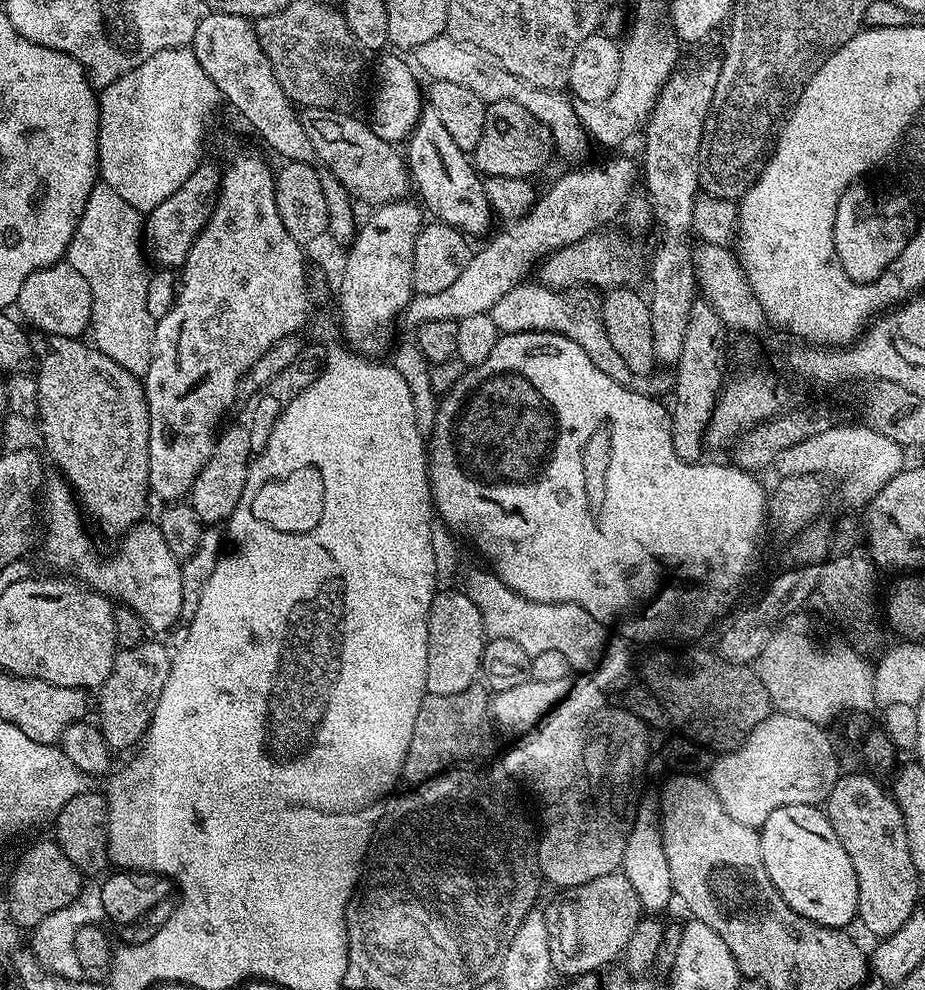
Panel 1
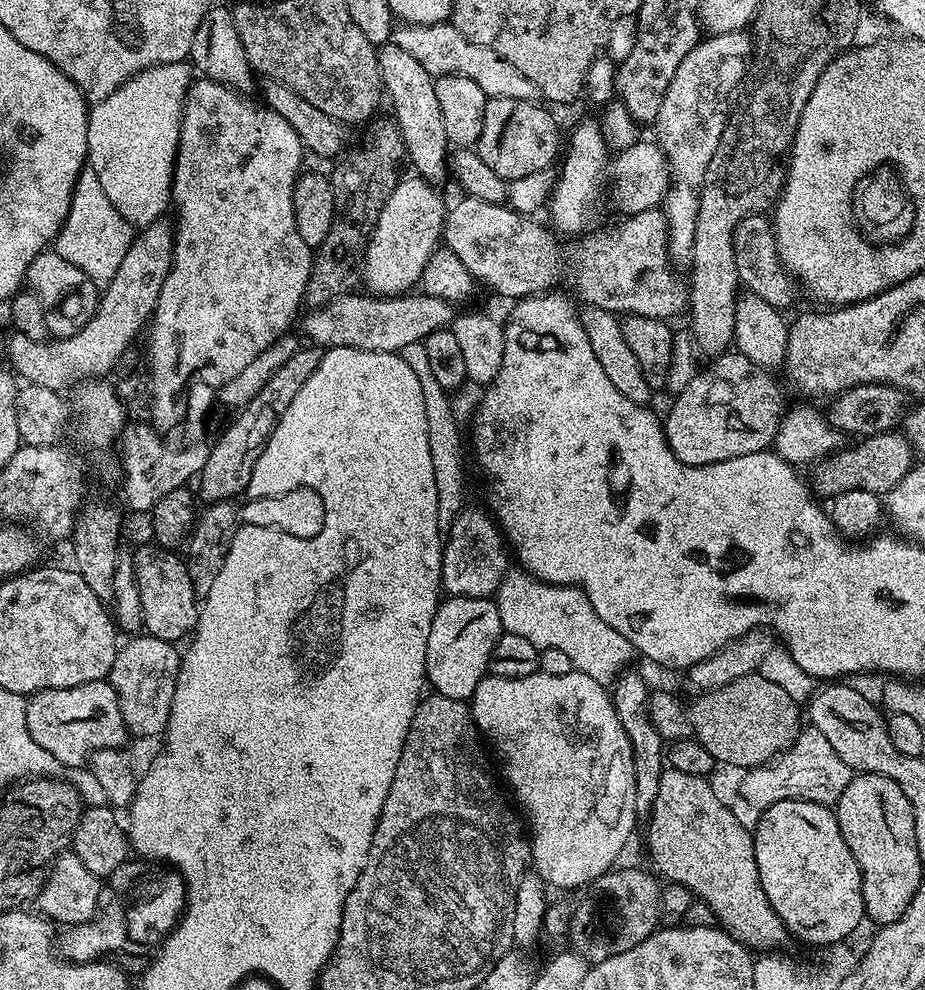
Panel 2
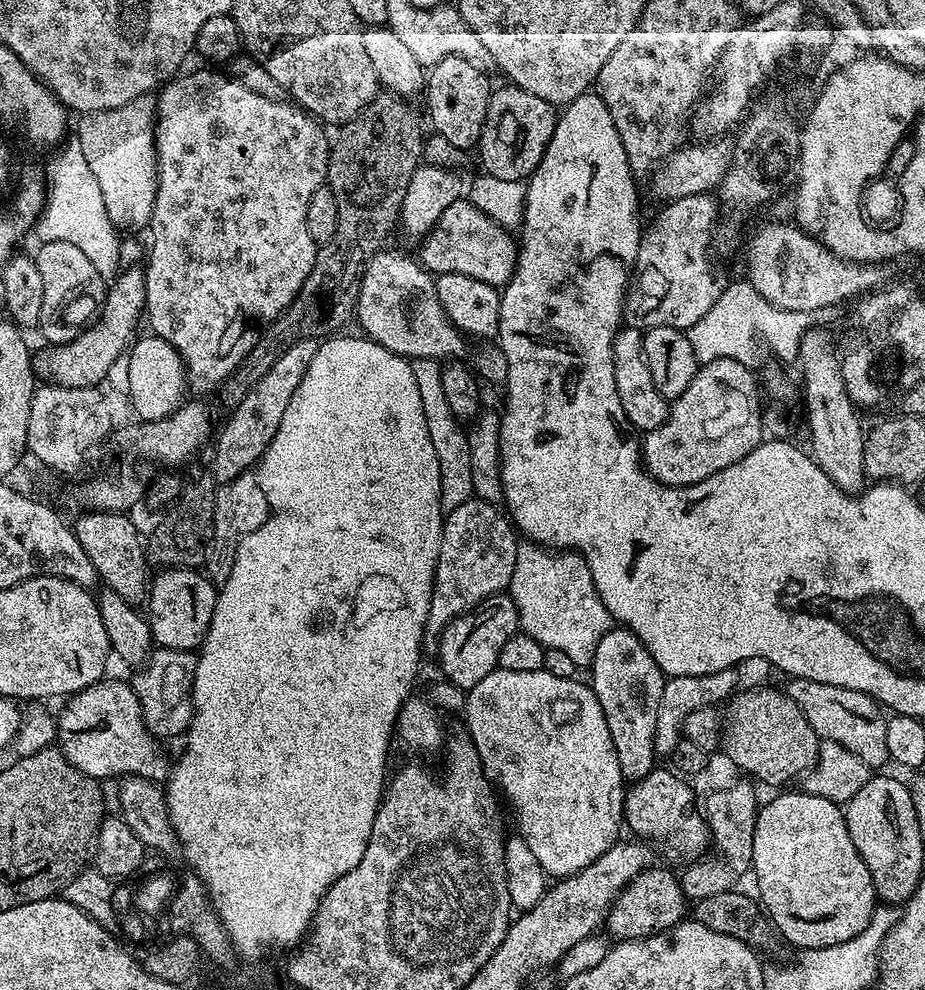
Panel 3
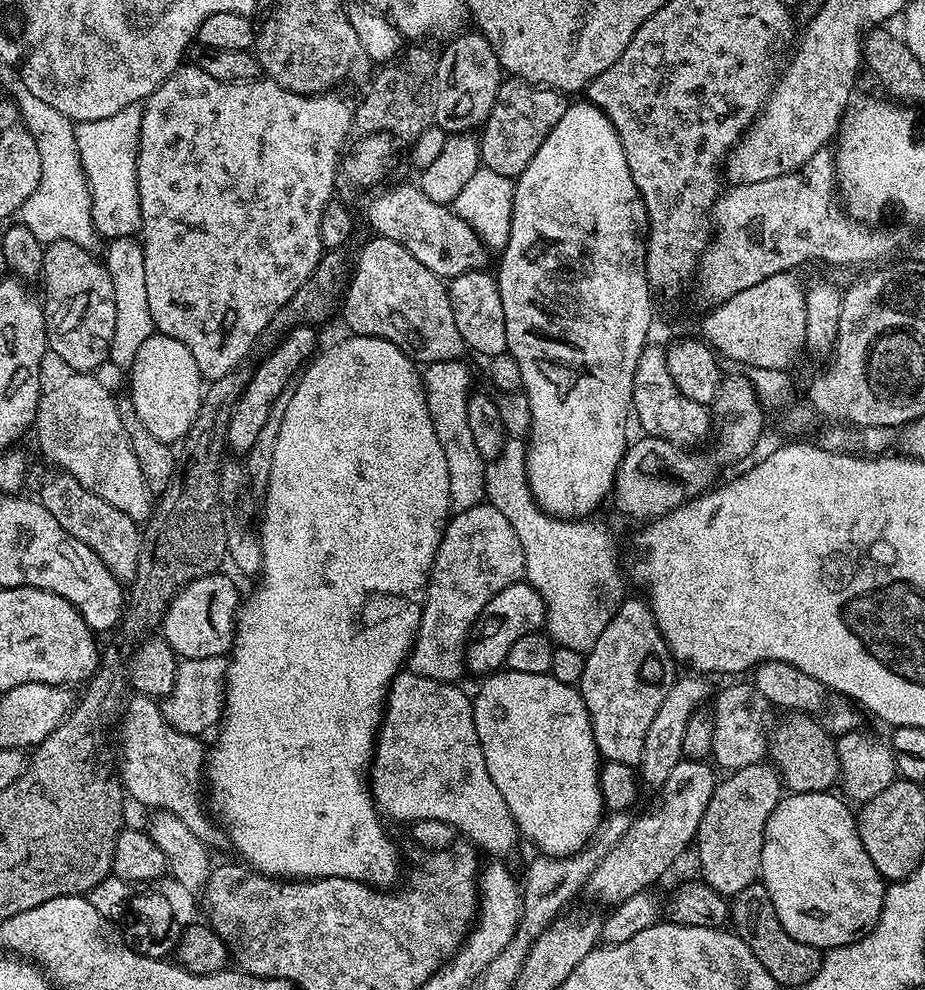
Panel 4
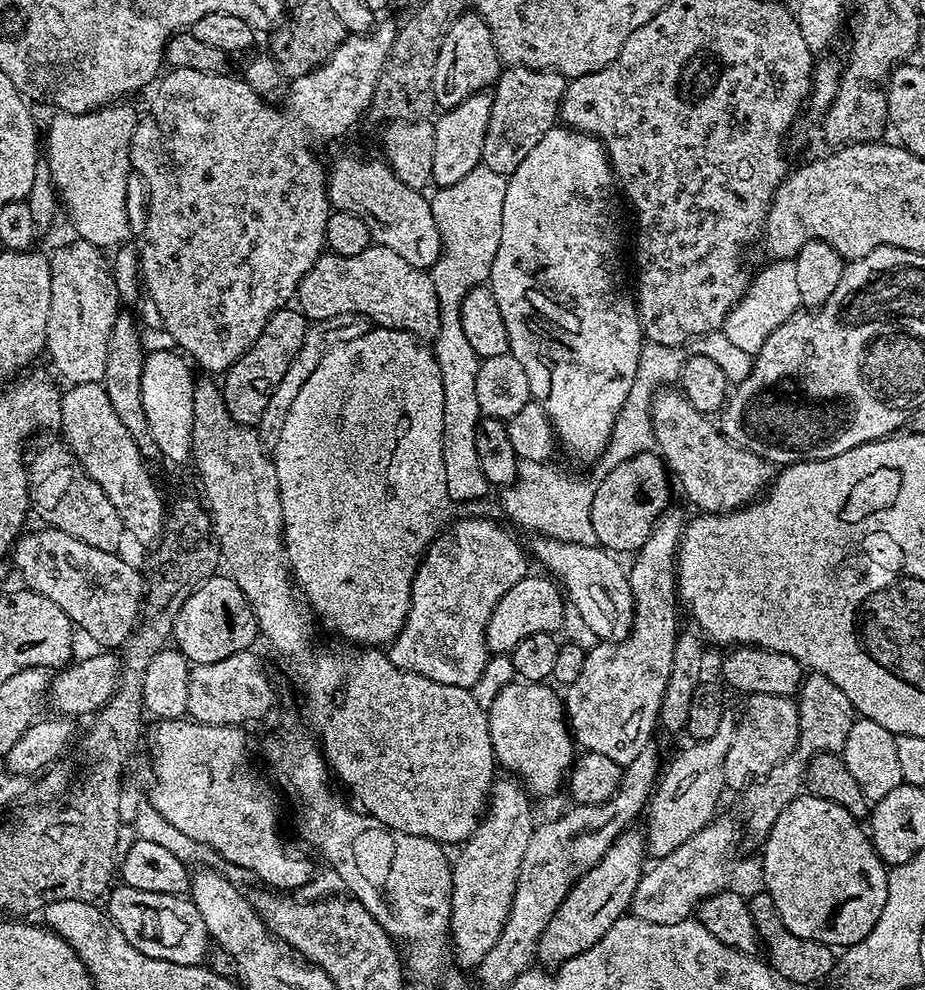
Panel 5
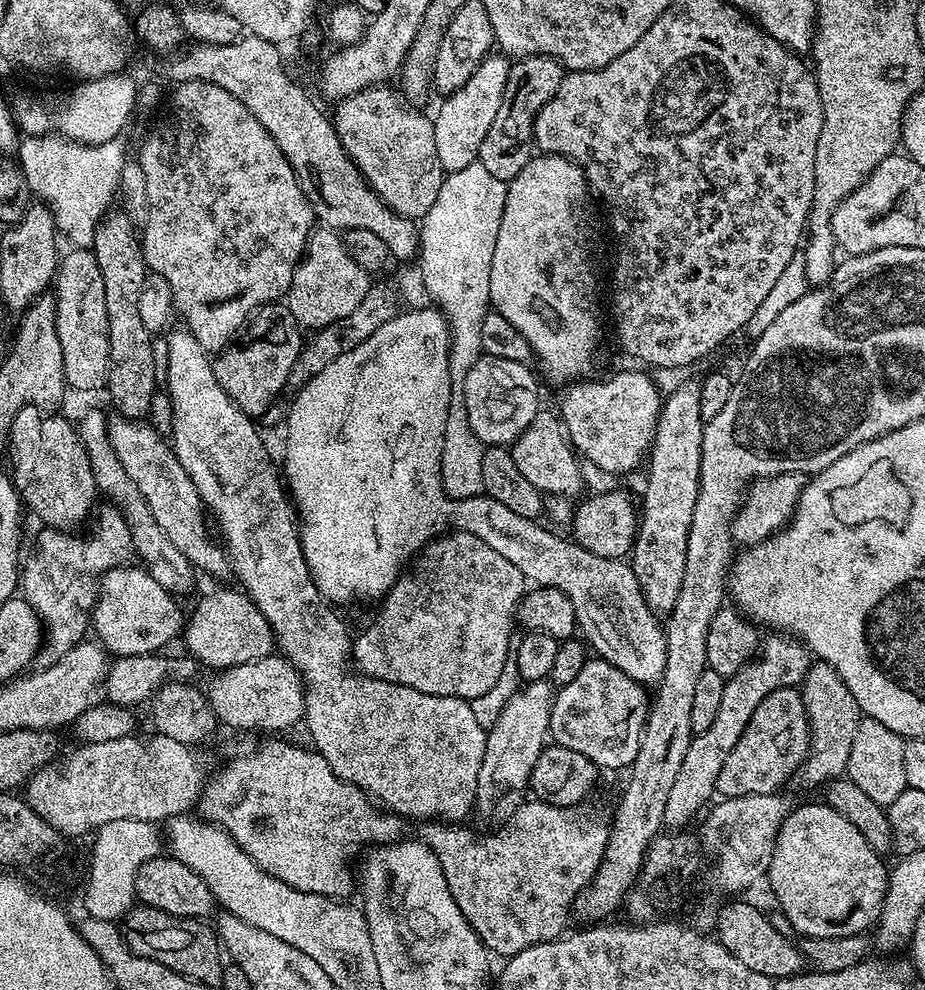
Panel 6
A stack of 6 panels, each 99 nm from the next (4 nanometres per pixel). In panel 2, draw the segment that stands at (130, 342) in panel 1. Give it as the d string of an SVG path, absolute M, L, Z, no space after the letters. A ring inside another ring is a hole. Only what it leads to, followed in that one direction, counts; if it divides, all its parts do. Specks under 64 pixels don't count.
M85 167L76 178L72 191L70 210L66 214L66 222L60 227L60 232L54 241L54 250L66 262L74 262L78 270L82 270L97 285L107 285L114 278L126 250L130 250L130 242L134 235L132 225L114 210L114 202L106 198L106 190L102 190L102 182L98 182L98 174Z

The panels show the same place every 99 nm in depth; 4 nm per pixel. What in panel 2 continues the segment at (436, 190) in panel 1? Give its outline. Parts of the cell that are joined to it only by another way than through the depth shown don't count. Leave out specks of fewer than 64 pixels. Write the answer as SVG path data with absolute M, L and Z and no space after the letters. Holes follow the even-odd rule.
M387 43L377 51L378 66L380 67L380 83L383 91L392 99L394 119L400 128L400 133L404 139L404 150L407 163L413 164L415 175L420 176L429 182L440 182L446 176L446 169L450 164L450 145L446 138L446 130L442 127L442 110L438 107L438 94L434 94L436 81L423 66L418 63L418 58L413 58L411 54L406 54L397 44Z

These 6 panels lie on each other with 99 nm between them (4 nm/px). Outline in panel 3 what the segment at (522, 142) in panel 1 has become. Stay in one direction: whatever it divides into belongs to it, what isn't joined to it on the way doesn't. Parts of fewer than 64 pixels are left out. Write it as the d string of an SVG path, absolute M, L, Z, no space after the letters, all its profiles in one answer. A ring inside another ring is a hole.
M515 86L497 87L492 93L486 122L478 145L480 164L485 173L494 178L527 181L542 162L546 146L556 129L557 109L550 102Z

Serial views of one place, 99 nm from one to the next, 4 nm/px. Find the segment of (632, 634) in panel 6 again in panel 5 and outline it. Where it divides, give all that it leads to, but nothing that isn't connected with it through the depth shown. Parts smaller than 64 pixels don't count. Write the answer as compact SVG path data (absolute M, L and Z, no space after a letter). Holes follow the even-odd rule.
M549 536L537 541L531 555L536 555L549 568L547 571L559 581L571 607L582 614L586 626L594 630L597 641L624 640L632 629L632 591L625 565L620 565L613 553L599 546L574 544Z

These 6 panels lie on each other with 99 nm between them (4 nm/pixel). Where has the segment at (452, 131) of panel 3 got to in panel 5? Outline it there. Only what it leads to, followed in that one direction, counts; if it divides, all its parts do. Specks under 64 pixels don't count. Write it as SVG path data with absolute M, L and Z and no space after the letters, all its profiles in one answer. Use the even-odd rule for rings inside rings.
M475 10L461 14L444 38L434 66L434 98L440 110L454 108L479 92L491 89L500 78L502 61L490 38L490 26Z

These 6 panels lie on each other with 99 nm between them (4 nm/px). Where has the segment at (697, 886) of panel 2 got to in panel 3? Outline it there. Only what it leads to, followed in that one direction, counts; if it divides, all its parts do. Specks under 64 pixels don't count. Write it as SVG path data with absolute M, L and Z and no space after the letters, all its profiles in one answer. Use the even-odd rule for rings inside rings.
M657 766L653 768L652 772L650 774L646 774L644 777L642 777L641 780L635 781L625 791L624 793L624 824L627 825L627 827L632 827L634 831L637 832L637 837L640 837L643 841L646 842L655 842L657 845L658 843L661 844L662 847L665 848L668 852L689 852L690 855L692 855L692 858L700 858L705 855L709 851L710 848L710 837L708 835L708 821L704 819L701 809L698 807L698 800L696 804L696 796L694 793L692 793L692 788L687 779L683 775L677 774L675 771L669 770L667 767L666 769L663 768L663 766Z

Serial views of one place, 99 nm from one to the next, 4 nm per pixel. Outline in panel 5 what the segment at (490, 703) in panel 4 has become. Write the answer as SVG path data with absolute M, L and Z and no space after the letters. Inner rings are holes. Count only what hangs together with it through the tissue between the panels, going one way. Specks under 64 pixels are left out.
M515 682L508 684L487 705L490 742L496 755L496 763L505 773L511 774L519 780L533 797L552 796L561 791L566 777L572 770L573 763L578 755L577 745L571 727L568 723L566 709L561 697L555 696L544 682Z

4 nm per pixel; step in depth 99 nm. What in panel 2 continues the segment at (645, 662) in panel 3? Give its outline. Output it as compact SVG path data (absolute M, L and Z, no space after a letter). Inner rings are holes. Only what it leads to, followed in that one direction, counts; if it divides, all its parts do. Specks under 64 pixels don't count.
M625 670L616 677L610 688L612 705L626 730L626 738L630 738L630 746L634 754L634 786L636 787L636 815L647 818L652 815L654 798L658 798L658 782L666 767L666 741L660 737L654 722L648 716L648 698L650 687L633 670Z

